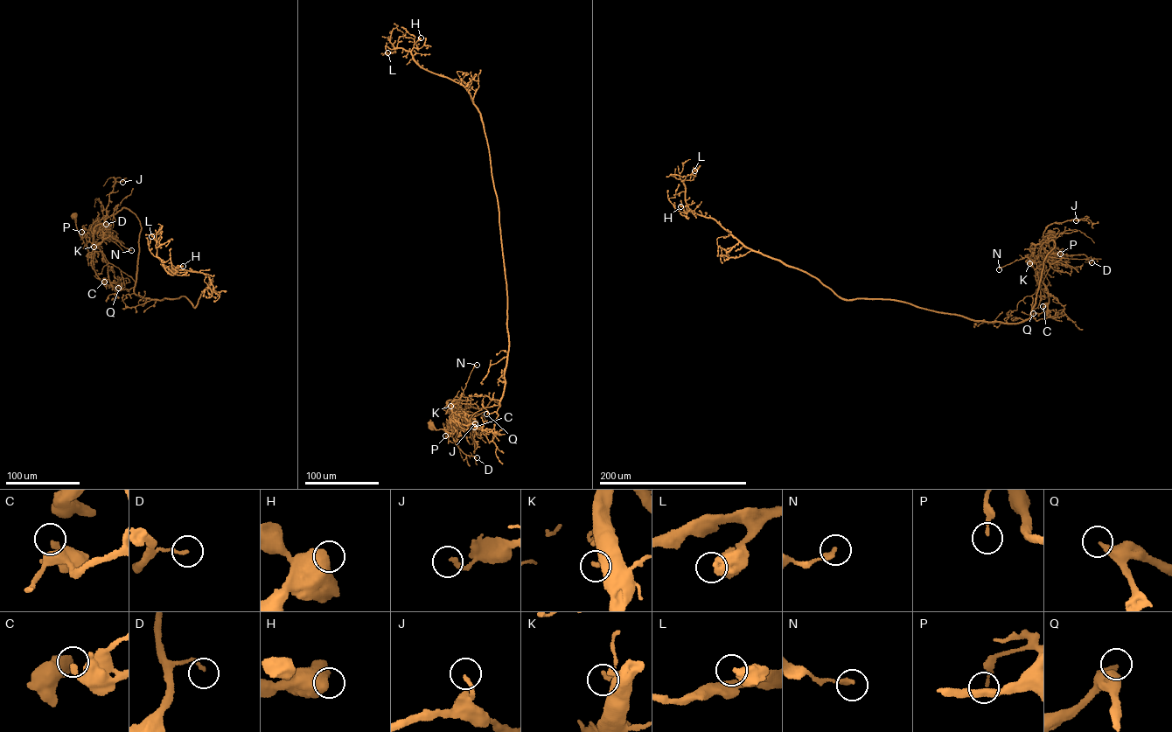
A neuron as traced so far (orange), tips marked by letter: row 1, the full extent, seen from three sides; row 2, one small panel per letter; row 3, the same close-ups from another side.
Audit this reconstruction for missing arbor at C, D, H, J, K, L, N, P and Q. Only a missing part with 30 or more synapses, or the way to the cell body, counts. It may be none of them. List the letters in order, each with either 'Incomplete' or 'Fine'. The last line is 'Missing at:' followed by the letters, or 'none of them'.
C: Fine
D: Fine
H: Fine
J: Fine
K: Fine
L: Fine
N: Fine
P: Fine
Q: Incomplete
Missing at: Q

